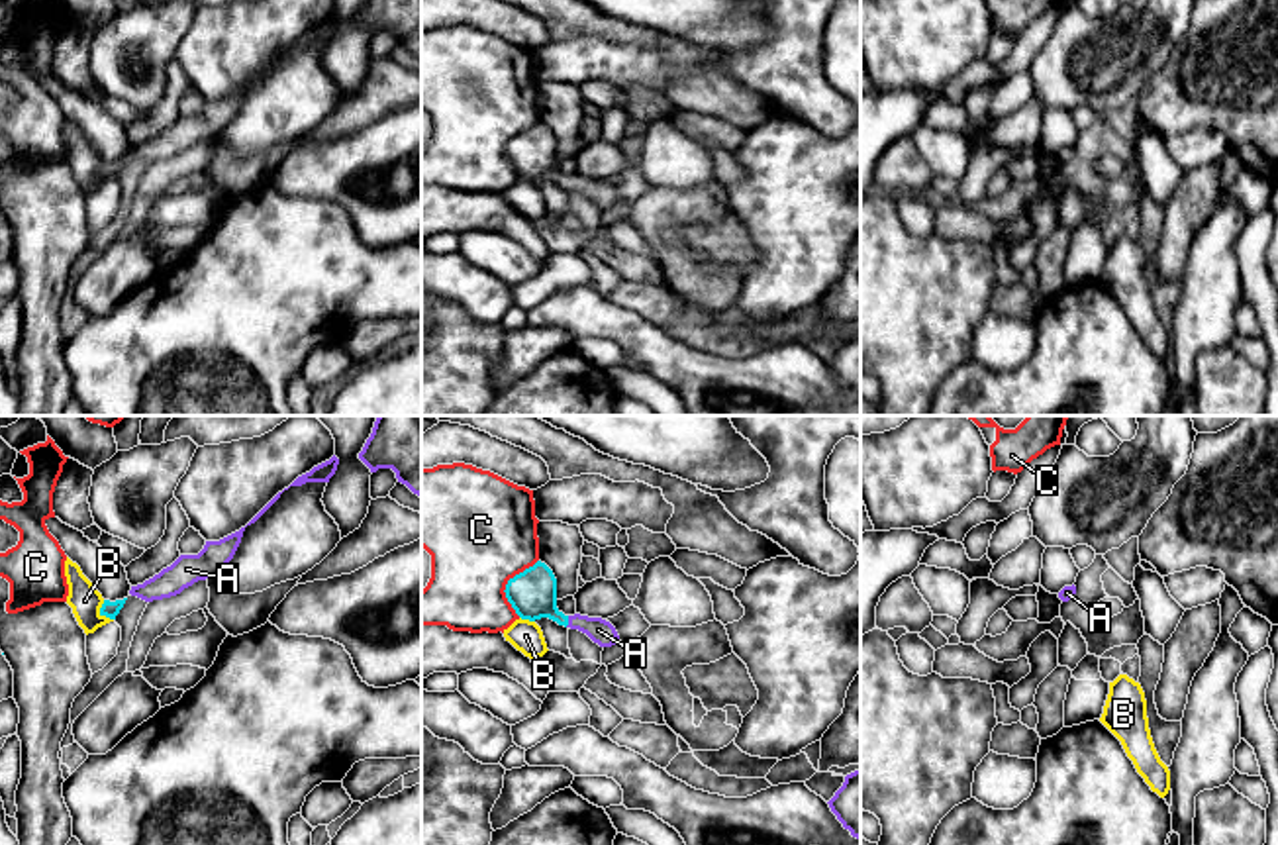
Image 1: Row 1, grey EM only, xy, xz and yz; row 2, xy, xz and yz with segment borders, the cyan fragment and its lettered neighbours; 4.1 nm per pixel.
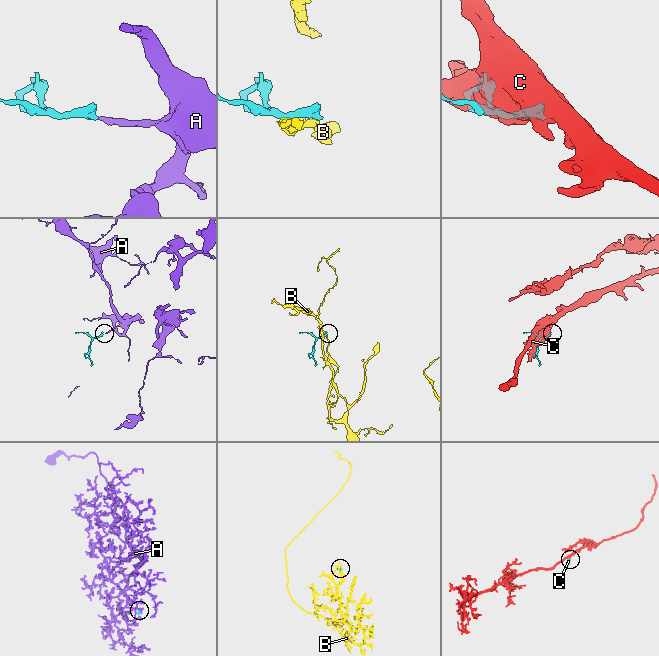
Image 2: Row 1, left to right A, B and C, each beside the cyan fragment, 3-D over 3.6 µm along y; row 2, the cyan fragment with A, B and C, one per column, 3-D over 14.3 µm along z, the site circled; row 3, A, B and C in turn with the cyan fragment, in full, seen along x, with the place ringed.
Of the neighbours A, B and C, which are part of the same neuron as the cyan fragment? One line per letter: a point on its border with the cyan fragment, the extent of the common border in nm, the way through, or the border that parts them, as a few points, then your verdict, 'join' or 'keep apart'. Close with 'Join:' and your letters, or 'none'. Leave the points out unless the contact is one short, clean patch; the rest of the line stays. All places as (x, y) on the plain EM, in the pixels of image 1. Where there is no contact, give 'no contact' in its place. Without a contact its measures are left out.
A: contact xz (567, 183); length 50 nm; way xz (532, 153), (567, 183), (583, 183), (598, 191); join
B: contact xy (100, 173); length 100 nm; border xy (102, 161), (100, 173), (112, 181); keep apart
C: contact xz (506, 146); length 260 nm; keep apart
Join: A

